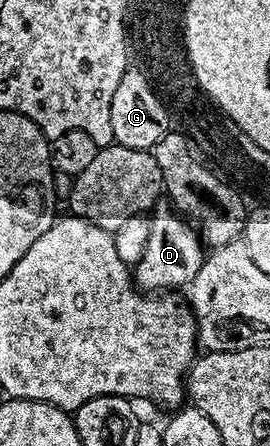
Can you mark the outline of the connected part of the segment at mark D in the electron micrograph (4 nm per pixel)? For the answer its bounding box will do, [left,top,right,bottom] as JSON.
[133,201,205,291]

